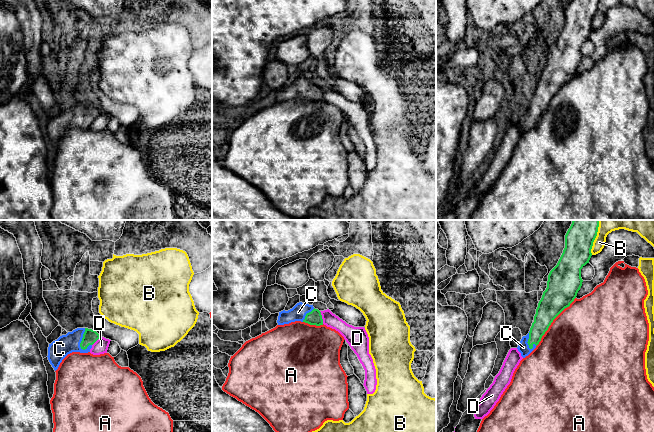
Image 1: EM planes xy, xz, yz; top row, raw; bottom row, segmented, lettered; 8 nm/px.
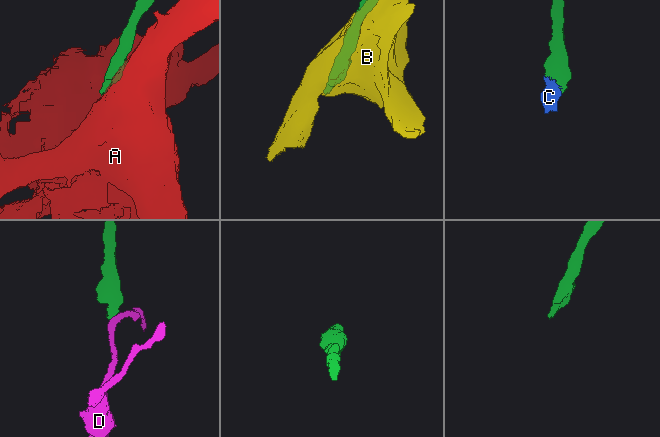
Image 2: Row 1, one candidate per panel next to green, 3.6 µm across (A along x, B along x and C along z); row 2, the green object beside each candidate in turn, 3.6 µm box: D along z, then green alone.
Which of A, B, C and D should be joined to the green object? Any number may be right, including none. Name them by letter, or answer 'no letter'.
C

